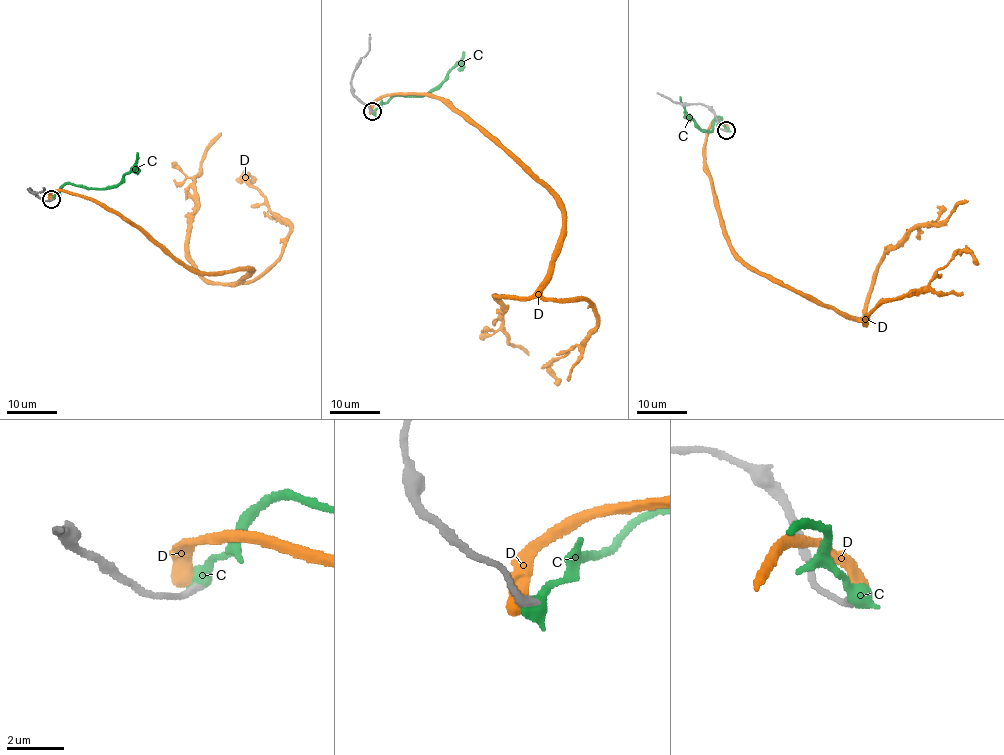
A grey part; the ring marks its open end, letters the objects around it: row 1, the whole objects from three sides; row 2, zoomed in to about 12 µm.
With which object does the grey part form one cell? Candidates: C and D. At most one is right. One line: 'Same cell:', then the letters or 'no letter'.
Same cell: C

